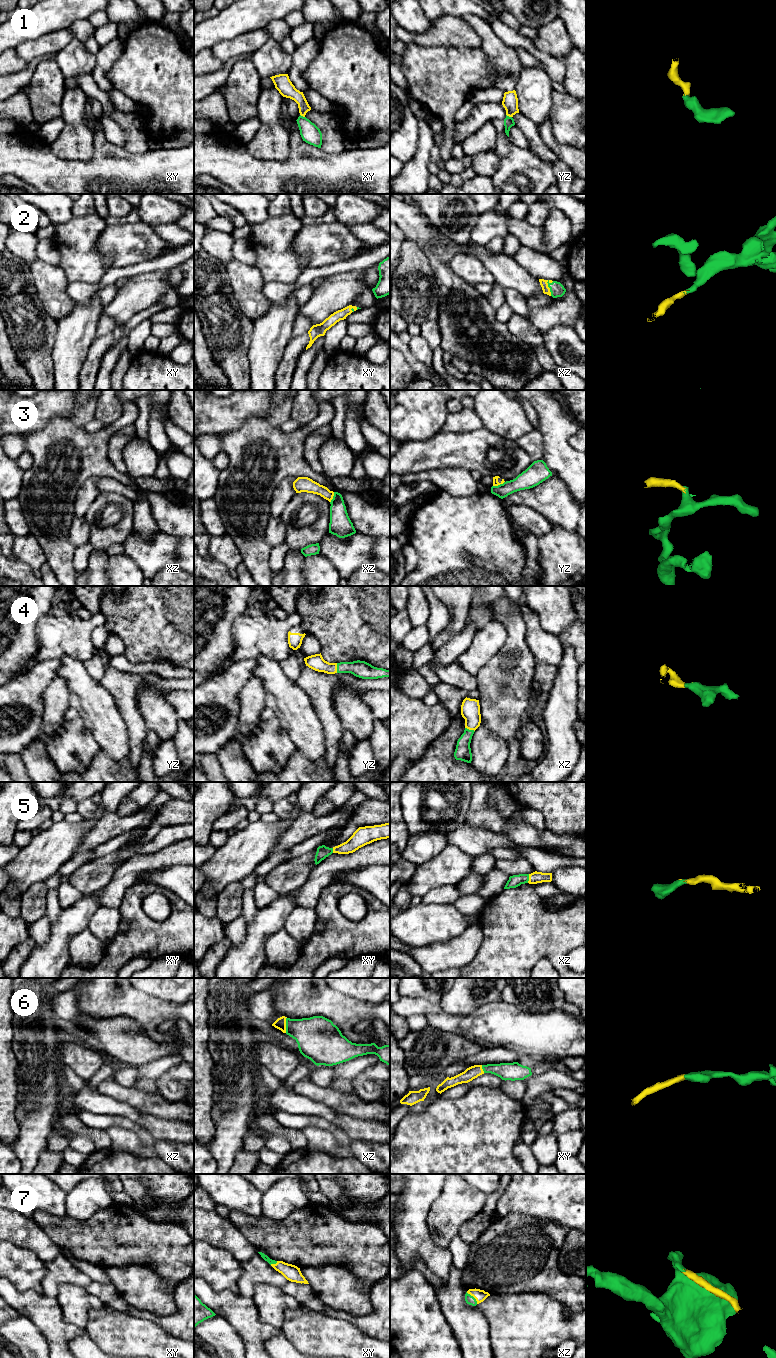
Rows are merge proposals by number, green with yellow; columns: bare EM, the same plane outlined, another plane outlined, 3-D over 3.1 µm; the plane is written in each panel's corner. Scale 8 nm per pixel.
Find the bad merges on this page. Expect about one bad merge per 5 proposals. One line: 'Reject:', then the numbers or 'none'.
Reject: 3

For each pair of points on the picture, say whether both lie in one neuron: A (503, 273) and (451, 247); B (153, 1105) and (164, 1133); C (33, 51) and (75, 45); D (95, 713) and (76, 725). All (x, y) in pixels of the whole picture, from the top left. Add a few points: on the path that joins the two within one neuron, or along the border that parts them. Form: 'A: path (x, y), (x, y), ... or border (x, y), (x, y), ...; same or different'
A: path (490, 260), (479, 251), (464, 248); same
B: border (138, 1109), (156, 1116), (180, 1121); different
C: border (74, 38), (54, 55); different
D: border (69, 706), (78, 713), (85, 727), (96, 740); different

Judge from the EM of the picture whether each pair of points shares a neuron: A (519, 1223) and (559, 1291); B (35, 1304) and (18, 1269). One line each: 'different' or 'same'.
A: same
B: different

